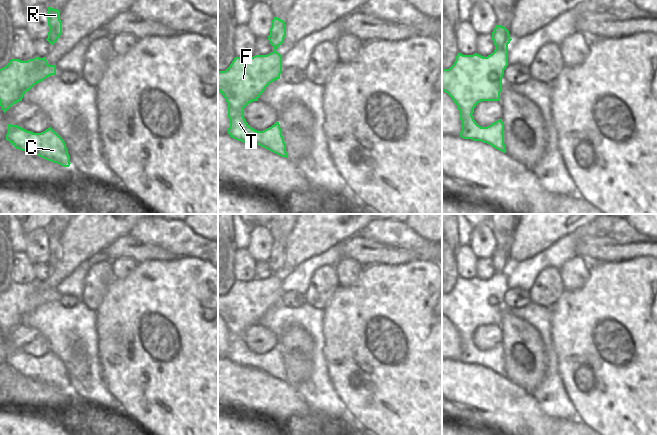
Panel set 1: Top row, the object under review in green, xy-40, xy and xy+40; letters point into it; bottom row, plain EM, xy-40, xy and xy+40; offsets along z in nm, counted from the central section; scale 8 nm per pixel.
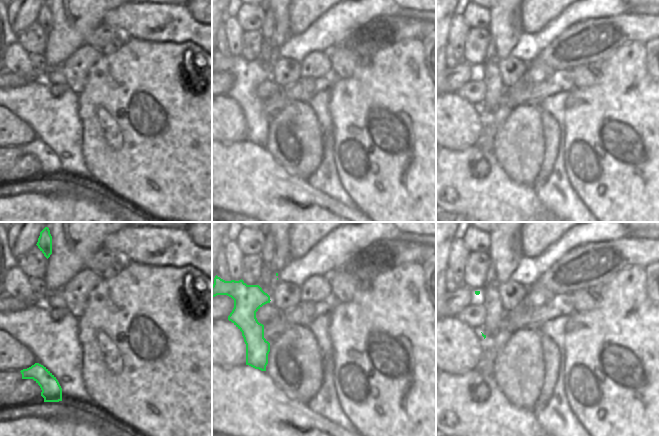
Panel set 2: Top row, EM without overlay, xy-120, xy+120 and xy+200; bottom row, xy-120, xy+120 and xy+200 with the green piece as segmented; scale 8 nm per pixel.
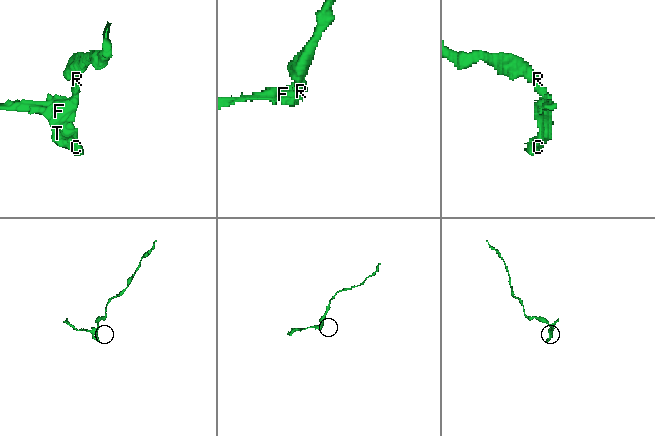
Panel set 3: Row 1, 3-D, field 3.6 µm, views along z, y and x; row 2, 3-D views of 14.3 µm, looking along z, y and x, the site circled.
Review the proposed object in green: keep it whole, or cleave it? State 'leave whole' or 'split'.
split

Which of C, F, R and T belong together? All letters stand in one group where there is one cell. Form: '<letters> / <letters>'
C F T / R

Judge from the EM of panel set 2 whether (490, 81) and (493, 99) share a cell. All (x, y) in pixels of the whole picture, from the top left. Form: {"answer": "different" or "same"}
{"answer": "same"}

